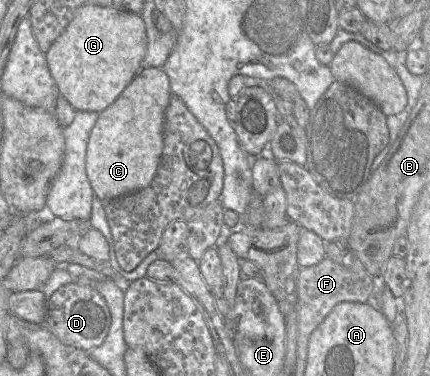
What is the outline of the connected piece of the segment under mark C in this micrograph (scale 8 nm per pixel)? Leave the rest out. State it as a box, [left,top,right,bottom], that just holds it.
[86,68,170,202]

